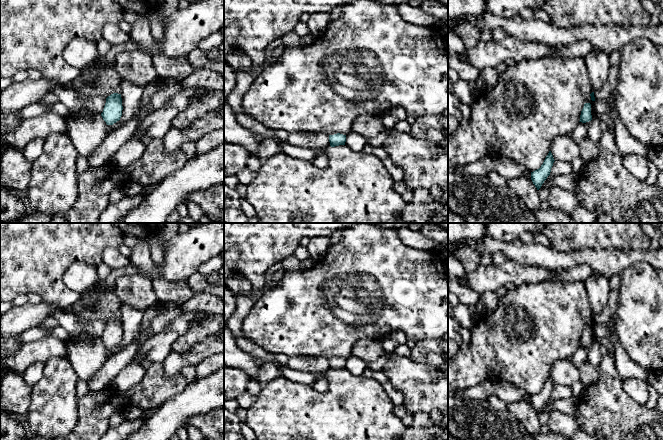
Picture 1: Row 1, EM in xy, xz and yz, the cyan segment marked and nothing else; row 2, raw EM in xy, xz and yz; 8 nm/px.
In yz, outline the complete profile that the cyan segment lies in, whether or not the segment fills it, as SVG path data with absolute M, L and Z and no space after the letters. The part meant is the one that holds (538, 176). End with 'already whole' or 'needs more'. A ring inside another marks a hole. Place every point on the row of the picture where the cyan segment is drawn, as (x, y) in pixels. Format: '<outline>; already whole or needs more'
M549 151L541 167L531 172L531 180L533 184L535 185L535 187L537 188L537 190L541 188L544 181L550 175L551 168L553 166L554 161L555 160L553 158L553 155L551 151Z; already whole

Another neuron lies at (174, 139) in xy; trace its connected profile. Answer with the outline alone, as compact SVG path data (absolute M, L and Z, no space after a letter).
M207 114L195 118L185 128L171 127L162 138L166 151L181 149L187 142L196 142L205 134L224 127L224 114Z

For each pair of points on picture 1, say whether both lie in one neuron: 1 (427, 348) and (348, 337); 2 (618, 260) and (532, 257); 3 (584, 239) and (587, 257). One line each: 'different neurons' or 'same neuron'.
1: different neurons
2: same neuron
3: different neurons

